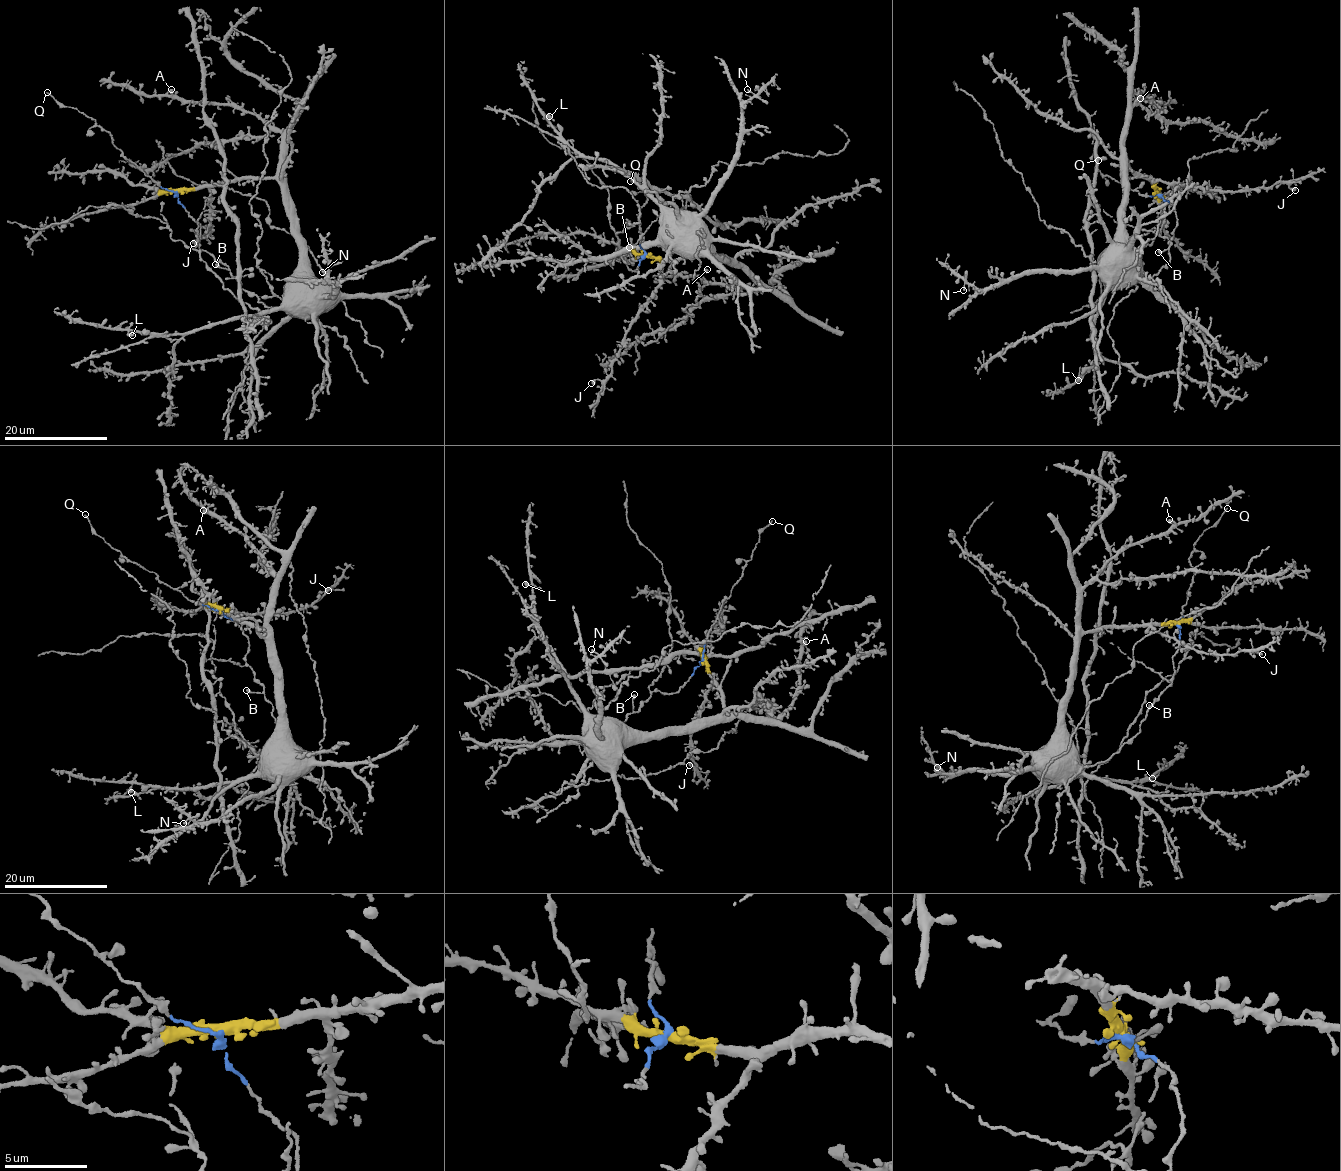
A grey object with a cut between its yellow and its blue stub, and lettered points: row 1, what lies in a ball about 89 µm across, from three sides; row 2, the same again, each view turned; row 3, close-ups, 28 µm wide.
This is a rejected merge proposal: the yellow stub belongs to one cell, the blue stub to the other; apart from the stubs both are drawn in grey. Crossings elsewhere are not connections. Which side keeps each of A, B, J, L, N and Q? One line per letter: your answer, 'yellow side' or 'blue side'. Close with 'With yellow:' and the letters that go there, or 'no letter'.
A: yellow side
B: blue side
J: yellow side
L: yellow side
N: yellow side
Q: blue side
With yellow: A, J, L, N

